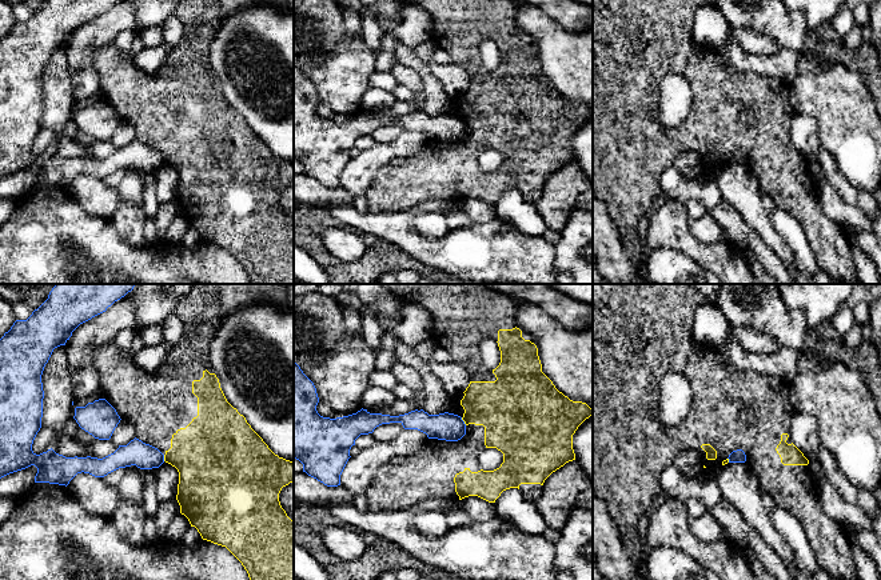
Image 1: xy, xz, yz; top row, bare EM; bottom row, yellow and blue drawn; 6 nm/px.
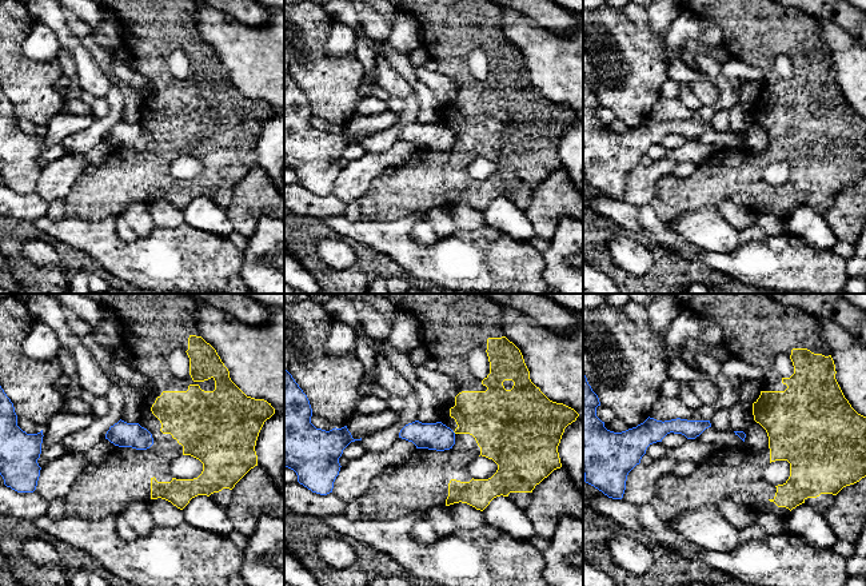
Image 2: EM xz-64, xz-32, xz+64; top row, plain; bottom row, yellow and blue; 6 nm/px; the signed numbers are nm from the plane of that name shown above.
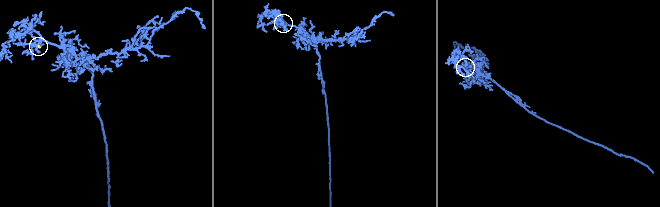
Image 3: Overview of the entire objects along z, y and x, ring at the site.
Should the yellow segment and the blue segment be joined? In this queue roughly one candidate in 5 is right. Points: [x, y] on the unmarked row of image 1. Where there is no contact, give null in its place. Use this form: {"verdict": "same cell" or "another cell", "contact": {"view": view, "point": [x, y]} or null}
{"verdict": "another cell", "contact": {"view": "xz", "point": [463, 122]}}

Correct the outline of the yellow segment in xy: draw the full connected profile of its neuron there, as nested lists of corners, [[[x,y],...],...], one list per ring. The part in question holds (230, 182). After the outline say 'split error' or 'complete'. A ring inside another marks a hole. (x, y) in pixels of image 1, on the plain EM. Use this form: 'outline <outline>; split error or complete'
outline [[[180,0],[175,15],[183,23],[183,37],[154,73],[139,69],[132,61],[125,63],[115,44],[96,51],[93,68],[99,75],[104,100],[120,120],[135,128],[136,140],[158,149],[164,156],[164,163],[178,171],[176,201],[180,215],[203,241],[226,248],[242,264],[251,284],[294,284],[294,221],[279,203],[282,189],[294,183],[294,163],[279,159],[268,149],[246,119],[227,103],[214,75],[210,49],[224,17],[220,0]]]; split error

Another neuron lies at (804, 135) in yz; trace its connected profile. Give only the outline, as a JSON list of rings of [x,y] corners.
[[[796,115],[792,121],[790,139],[809,163],[818,163],[818,153],[822,145],[818,140],[814,117]]]

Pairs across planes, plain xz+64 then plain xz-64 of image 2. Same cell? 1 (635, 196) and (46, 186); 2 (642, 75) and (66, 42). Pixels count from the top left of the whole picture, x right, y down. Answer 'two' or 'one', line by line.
1: one
2: two

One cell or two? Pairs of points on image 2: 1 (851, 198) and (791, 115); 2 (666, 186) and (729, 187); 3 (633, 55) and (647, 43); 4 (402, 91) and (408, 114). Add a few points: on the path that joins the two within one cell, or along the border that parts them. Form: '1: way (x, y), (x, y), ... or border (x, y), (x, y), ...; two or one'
1: border (851, 184), (835, 196), (825, 212); two
2: way (682, 187), (713, 187); one
3: way (637, 54), (643, 47); one
4: border (412, 91), (406, 99); two

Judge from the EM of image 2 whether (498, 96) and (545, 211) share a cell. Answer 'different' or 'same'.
different

